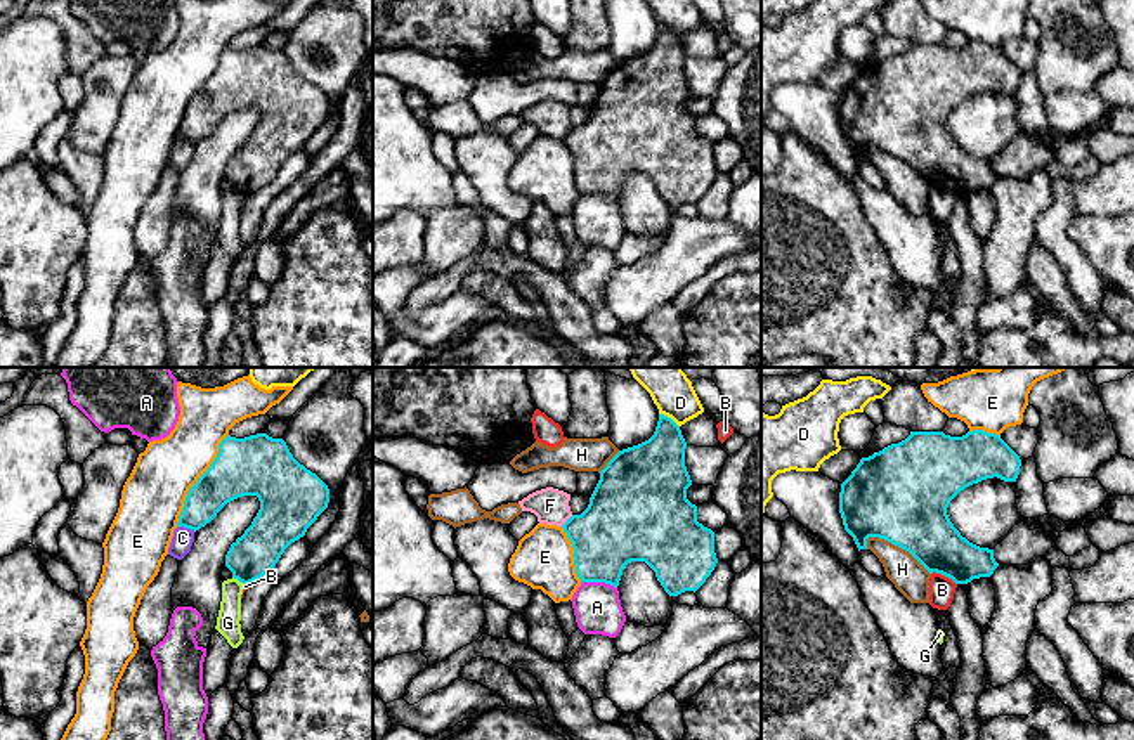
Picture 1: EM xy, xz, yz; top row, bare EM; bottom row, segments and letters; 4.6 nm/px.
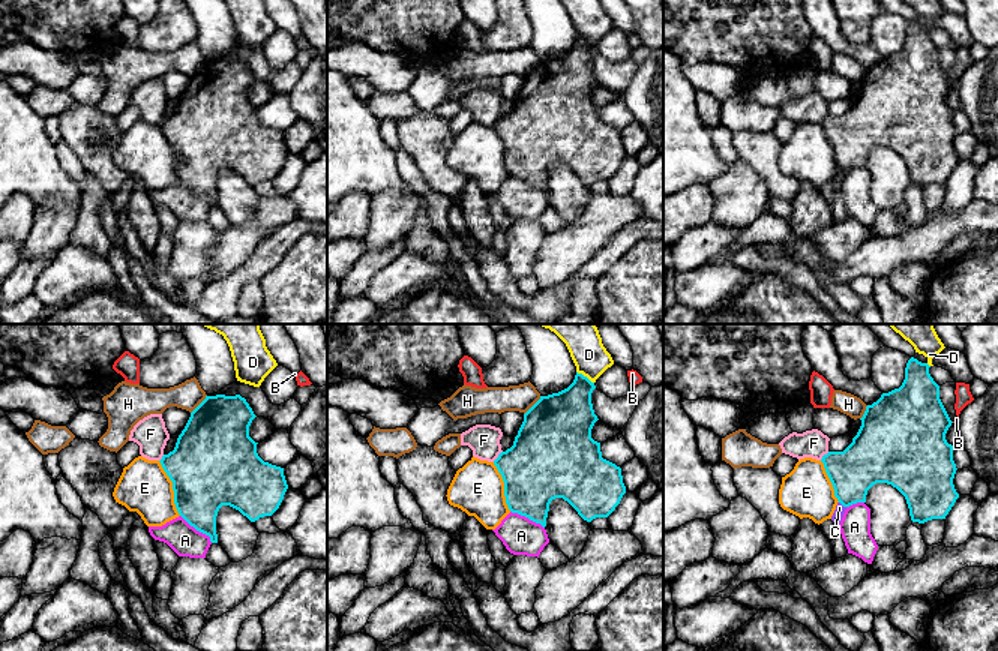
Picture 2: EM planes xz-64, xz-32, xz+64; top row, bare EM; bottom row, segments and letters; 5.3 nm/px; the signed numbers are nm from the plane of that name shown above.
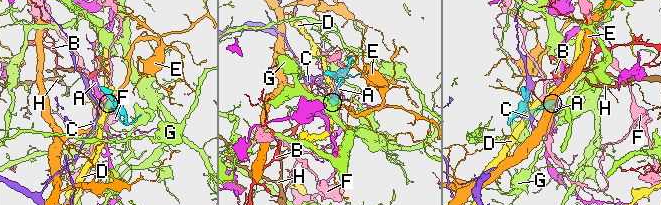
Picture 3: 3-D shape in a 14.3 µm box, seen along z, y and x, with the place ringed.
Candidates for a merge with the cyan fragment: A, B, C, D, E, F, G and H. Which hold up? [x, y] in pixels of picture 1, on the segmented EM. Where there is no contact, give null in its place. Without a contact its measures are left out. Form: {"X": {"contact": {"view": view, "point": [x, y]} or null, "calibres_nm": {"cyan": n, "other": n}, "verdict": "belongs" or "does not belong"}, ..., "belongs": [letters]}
{"A": {"contact": {"view": "xz", "point": [599, 581]}, "calibres_nm": {"cyan": 320, "other": 220}, "verdict": "does not belong"}, "B": {"contact": {"view": "yz", "point": [944, 574]}, "calibres_nm": {"cyan": 260, "other": 120}, "verdict": "does not belong"}, "C": {"contact": {"view": "xy", "point": [186, 527]}, "calibres_nm": {"cyan": 180, "other": 100}, "verdict": "does not belong"}, "D": {"contact": {"view": "xz", "point": [670, 418]}, "calibres_nm": {"cyan": 280, "other": 220}, "verdict": "does not belong"}, "E": {"contact": {"view": "xy", "point": [198, 480]}, "calibres_nm": {"cyan": 280, "other": 300}, "verdict": "does not belong"}, "F": {"contact": {"view": "xz", "point": [567, 520]}, "calibres_nm": {"cyan": 360, "other": 160}, "verdict": "does not belong"}, "G": {"contact": {"view": "xy", "point": [238, 579]}, "calibres_nm": {"cyan": 200, "other": 110}, "verdict": "does not belong"}, "H": {"contact": {"view": "yz", "point": [899, 546]}, "calibres_nm": {"cyan": 440, "other": 160}, "verdict": "does not belong"}, "belongs": []}

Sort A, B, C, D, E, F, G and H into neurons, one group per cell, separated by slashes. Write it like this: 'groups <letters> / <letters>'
groups A / B / C / D / E / F / G / H

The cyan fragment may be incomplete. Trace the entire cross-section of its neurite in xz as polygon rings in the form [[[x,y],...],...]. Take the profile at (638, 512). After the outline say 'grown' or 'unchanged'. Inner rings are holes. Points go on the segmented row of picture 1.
[[[659,414],[654,435],[619,451],[600,471],[600,480],[581,515],[572,515],[564,532],[574,548],[581,582],[619,586],[631,561],[645,561],[669,596],[697,591],[714,570],[714,532],[697,522],[697,506],[687,499],[692,485],[685,466],[687,442],[680,426]]]; unchanged

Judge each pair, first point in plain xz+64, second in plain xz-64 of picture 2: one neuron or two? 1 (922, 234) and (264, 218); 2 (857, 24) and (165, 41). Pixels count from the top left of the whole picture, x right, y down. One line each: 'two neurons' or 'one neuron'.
1: one neuron
2: one neuron

